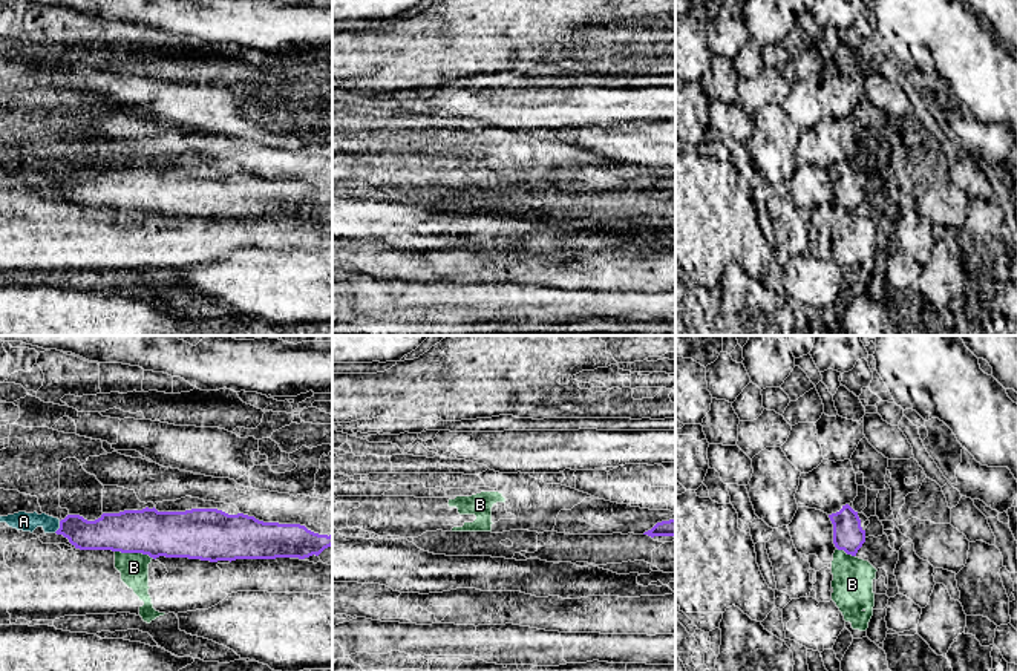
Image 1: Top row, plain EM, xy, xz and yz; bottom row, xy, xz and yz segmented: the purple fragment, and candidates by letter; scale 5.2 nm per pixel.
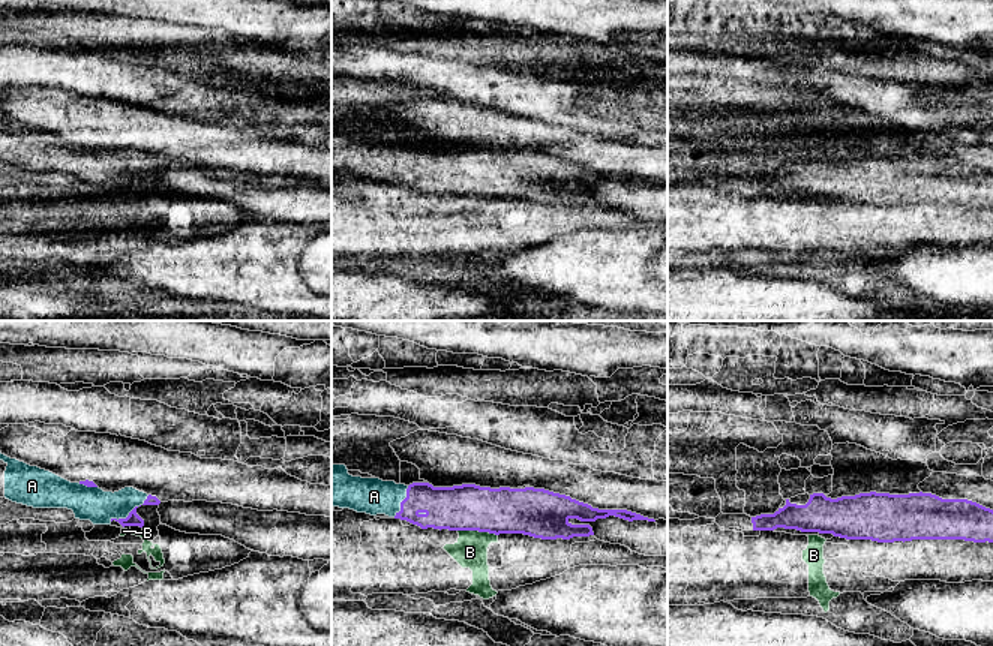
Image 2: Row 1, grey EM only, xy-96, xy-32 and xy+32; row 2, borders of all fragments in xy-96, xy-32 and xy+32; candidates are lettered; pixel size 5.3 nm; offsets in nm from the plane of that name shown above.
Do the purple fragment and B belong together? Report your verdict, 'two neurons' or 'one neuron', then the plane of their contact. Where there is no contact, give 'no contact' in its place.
two neurons | xy

